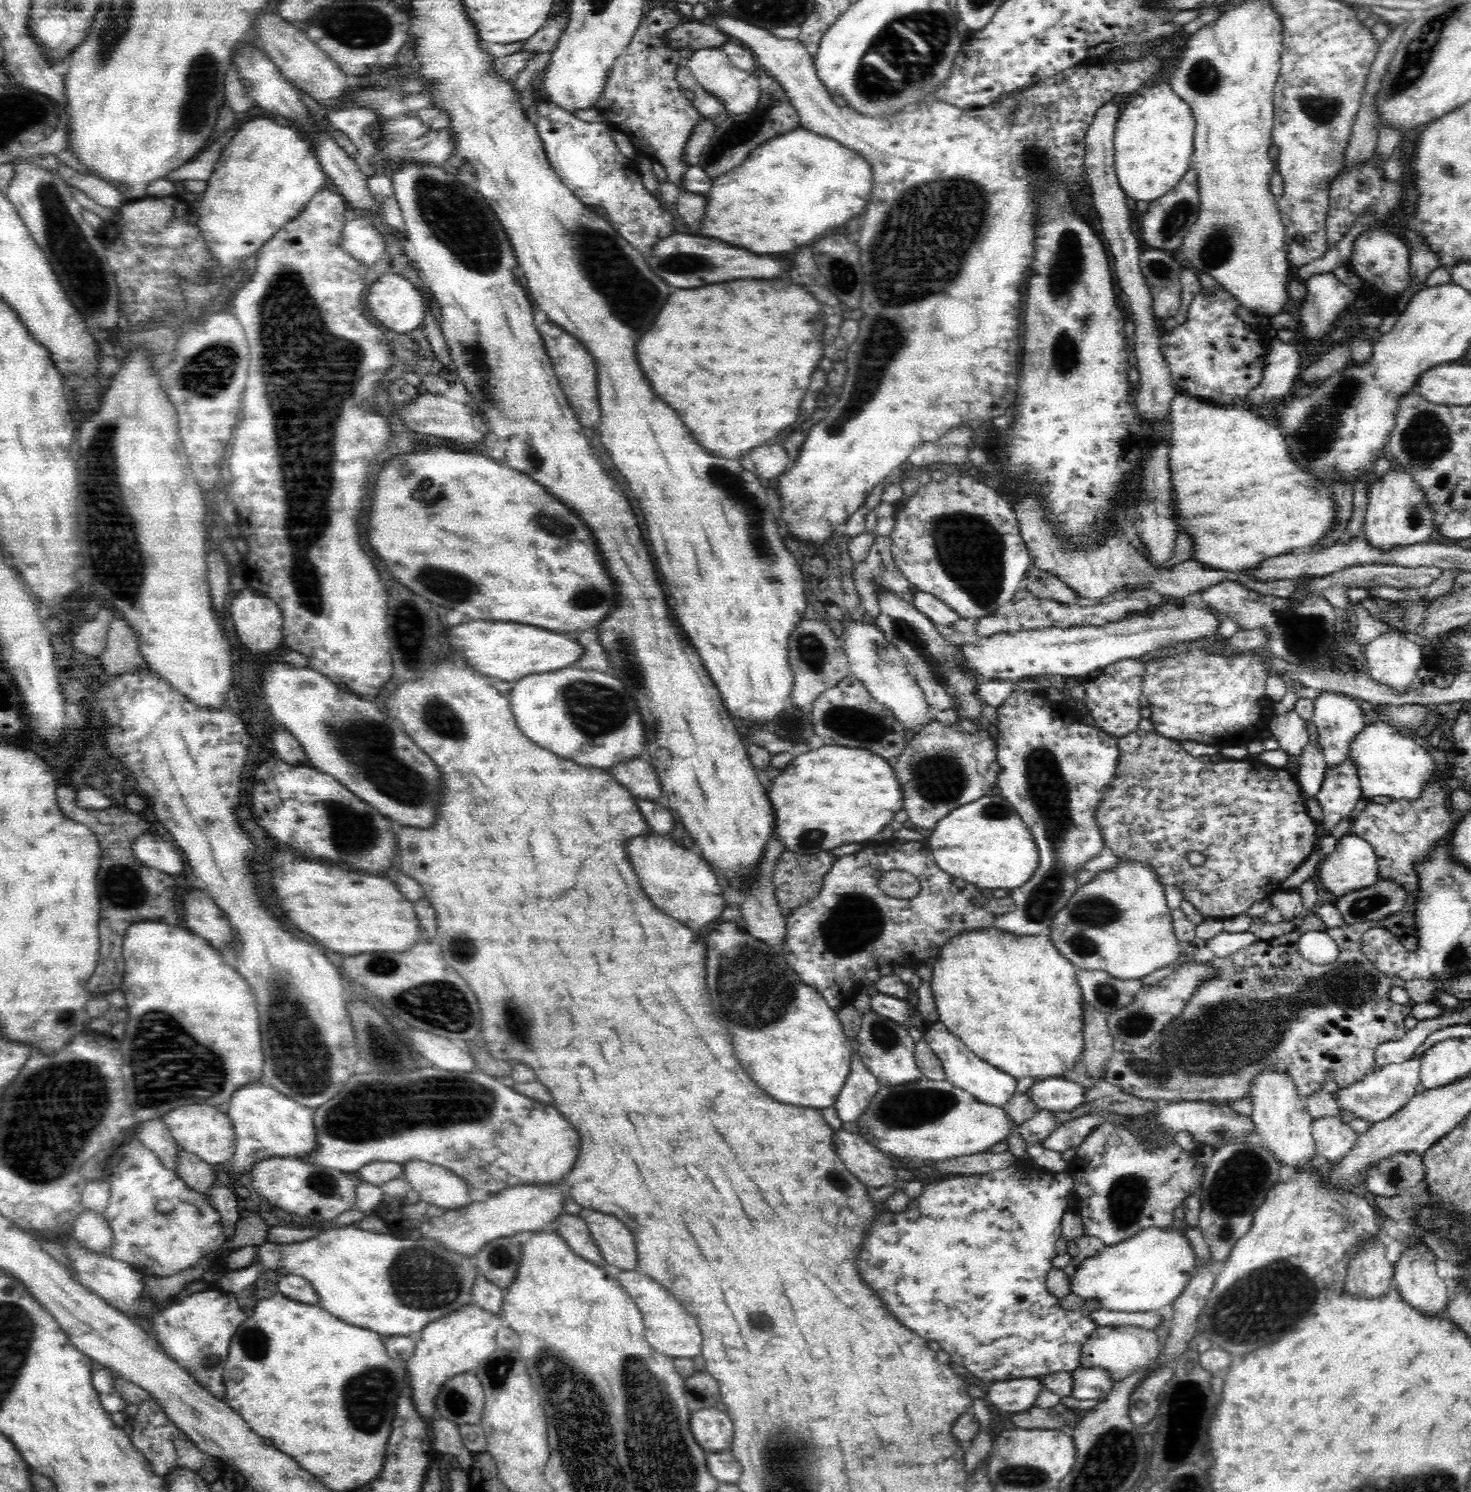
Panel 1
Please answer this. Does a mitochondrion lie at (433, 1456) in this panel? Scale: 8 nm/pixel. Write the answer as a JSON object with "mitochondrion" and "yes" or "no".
{"mitochondrion":"no"}

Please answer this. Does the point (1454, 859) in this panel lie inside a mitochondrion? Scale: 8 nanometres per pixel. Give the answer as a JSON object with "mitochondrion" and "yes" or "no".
{"mitochondrion":"no"}

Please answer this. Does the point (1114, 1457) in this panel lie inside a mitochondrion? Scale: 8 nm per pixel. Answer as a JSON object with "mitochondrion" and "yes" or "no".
{"mitochondrion":"yes"}

